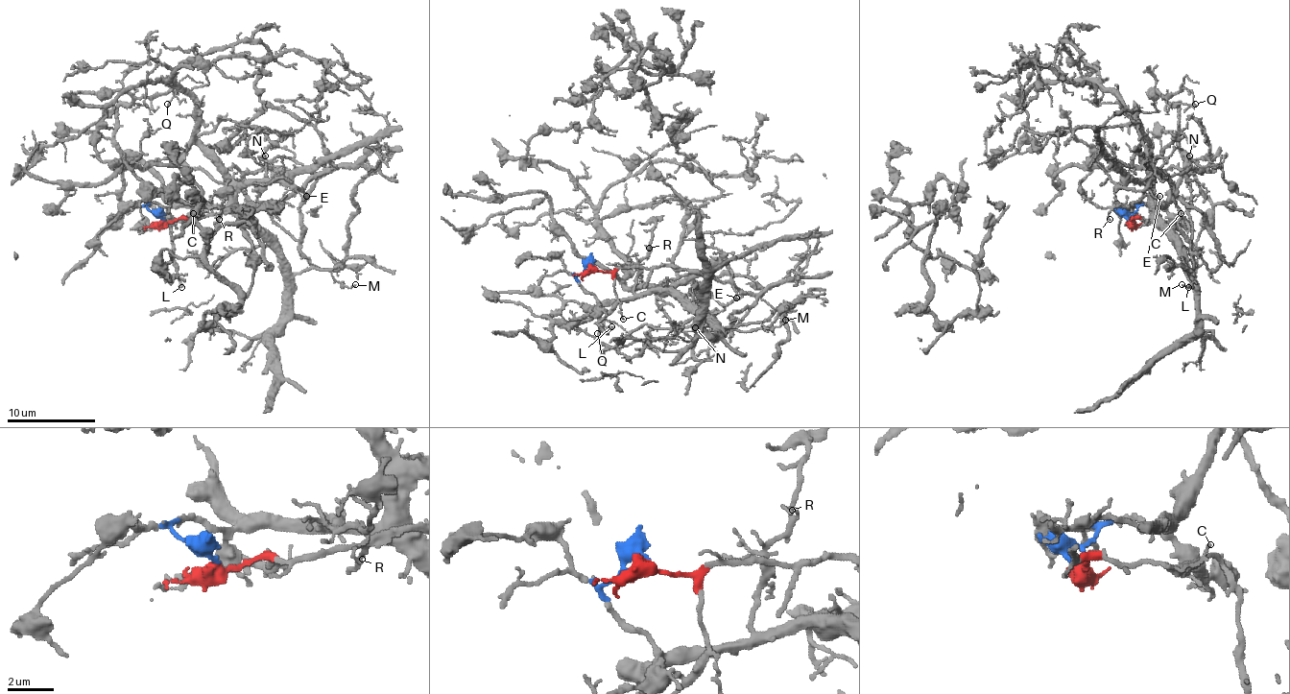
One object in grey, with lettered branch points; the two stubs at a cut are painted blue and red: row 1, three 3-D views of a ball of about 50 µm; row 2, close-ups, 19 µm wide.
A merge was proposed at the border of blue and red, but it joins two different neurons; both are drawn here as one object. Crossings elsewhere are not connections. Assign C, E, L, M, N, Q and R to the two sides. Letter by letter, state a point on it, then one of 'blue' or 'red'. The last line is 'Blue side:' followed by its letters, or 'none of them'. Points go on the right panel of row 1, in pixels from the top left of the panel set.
C: at (1181, 213); red
E: at (1159, 196); red
L: at (1188, 287); red
M: at (1182, 284); blue
N: at (1189, 155); blue
Q: at (1195, 104); blue
R: at (1110, 219); blue
Blue side: M, N, Q, R

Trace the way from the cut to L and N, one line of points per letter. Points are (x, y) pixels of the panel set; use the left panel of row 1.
L: (162, 219), (186, 222), (171, 217), (169, 222), (174, 265), (182, 287)
N: (162, 219), (147, 205), (224, 205), (228, 200), (226, 173), (235, 168), (254, 173), (264, 166), (266, 155)

